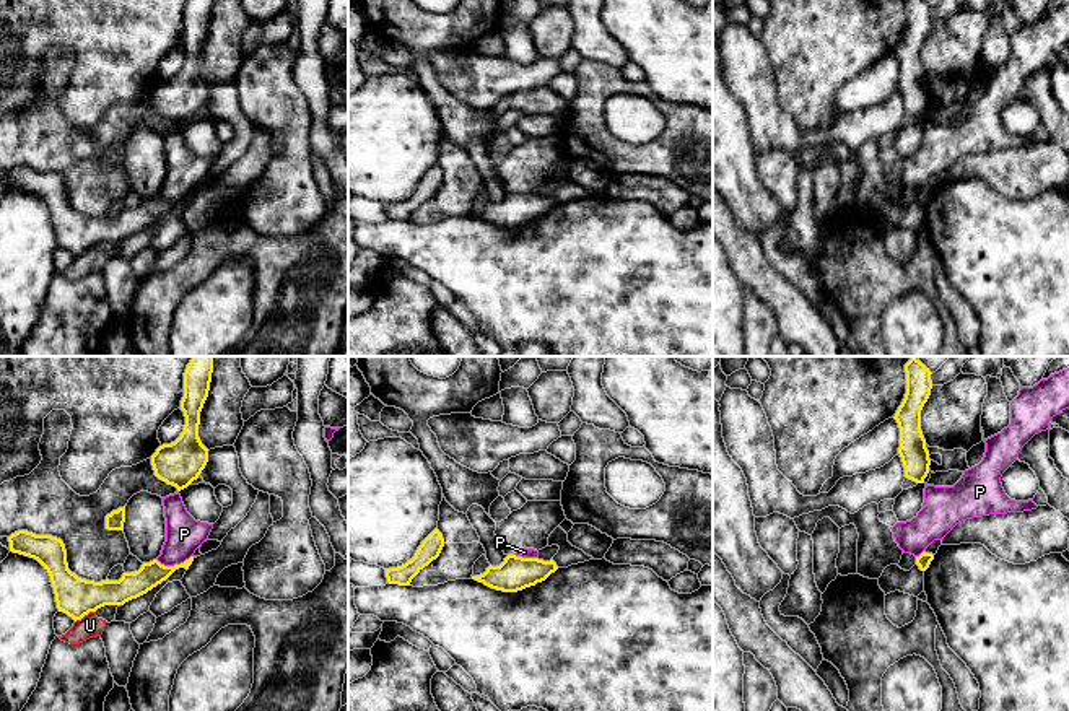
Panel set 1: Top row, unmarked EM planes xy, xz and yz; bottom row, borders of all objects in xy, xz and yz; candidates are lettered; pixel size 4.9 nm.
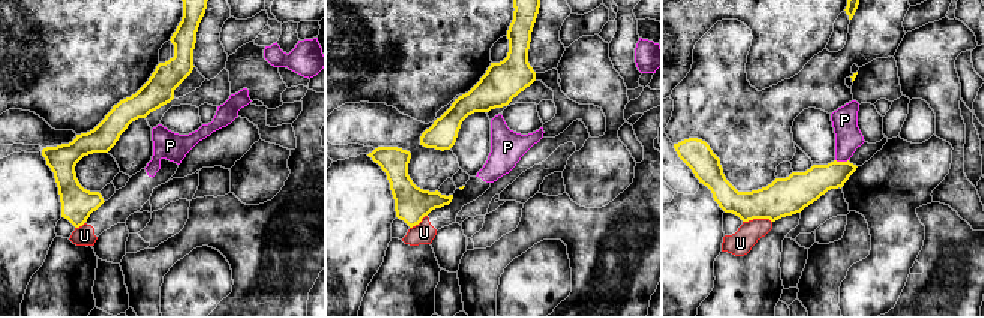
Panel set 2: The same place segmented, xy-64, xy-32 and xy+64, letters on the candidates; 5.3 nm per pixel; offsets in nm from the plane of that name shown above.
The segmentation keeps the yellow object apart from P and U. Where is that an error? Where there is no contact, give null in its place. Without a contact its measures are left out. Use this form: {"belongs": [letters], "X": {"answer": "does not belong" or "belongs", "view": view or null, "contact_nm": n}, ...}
{"belongs": [], "P": {"answer": "does not belong", "view": "xy", "contact_nm": 190}, "U": {"answer": "does not belong", "view": "xy", "contact_nm": 120}}

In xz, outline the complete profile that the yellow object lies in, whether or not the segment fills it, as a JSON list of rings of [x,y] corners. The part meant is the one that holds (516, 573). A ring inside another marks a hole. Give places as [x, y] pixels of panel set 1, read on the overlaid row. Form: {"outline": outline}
{"outline": [[[508,555],[500,566],[490,565],[483,574],[472,576],[472,579],[496,591],[517,592],[545,581],[556,569],[558,566],[553,560],[543,561]]]}

